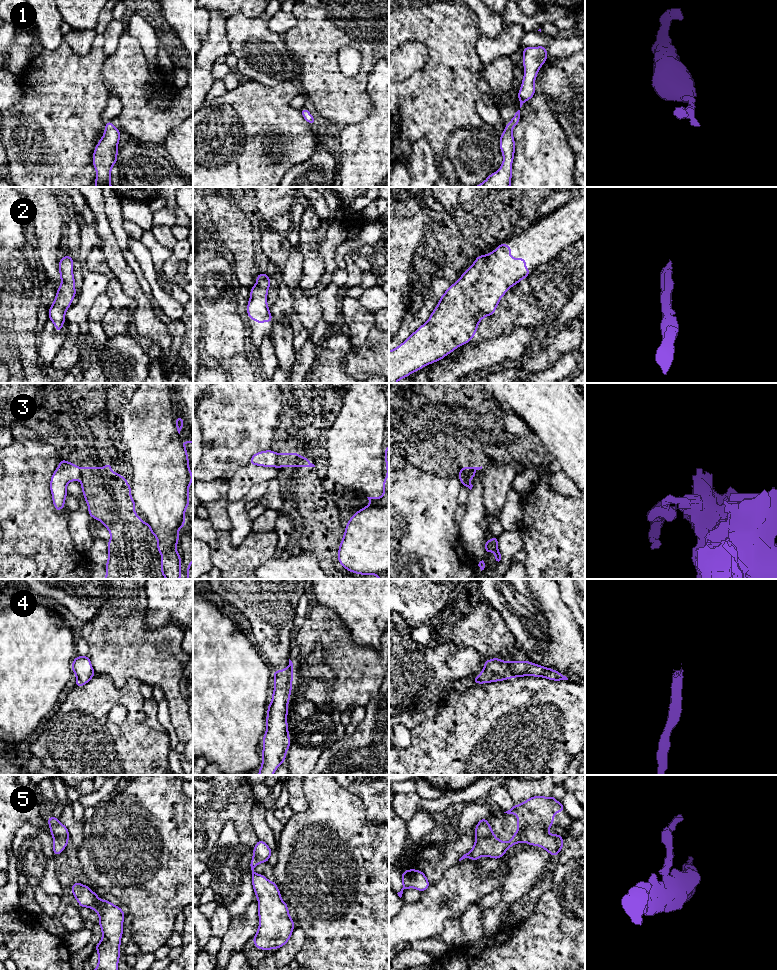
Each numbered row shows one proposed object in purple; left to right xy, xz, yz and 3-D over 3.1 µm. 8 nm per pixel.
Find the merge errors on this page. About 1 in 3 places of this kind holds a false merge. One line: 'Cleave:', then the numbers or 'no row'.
Cleave: 3

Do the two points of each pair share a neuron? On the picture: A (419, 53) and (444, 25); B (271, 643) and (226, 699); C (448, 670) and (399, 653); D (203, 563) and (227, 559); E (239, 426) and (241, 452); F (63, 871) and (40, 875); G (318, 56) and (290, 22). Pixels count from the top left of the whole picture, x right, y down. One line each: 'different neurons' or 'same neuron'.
A: different neurons
B: different neurons
C: same neuron
D: different neurons
E: same neuron
F: different neurons
G: different neurons

